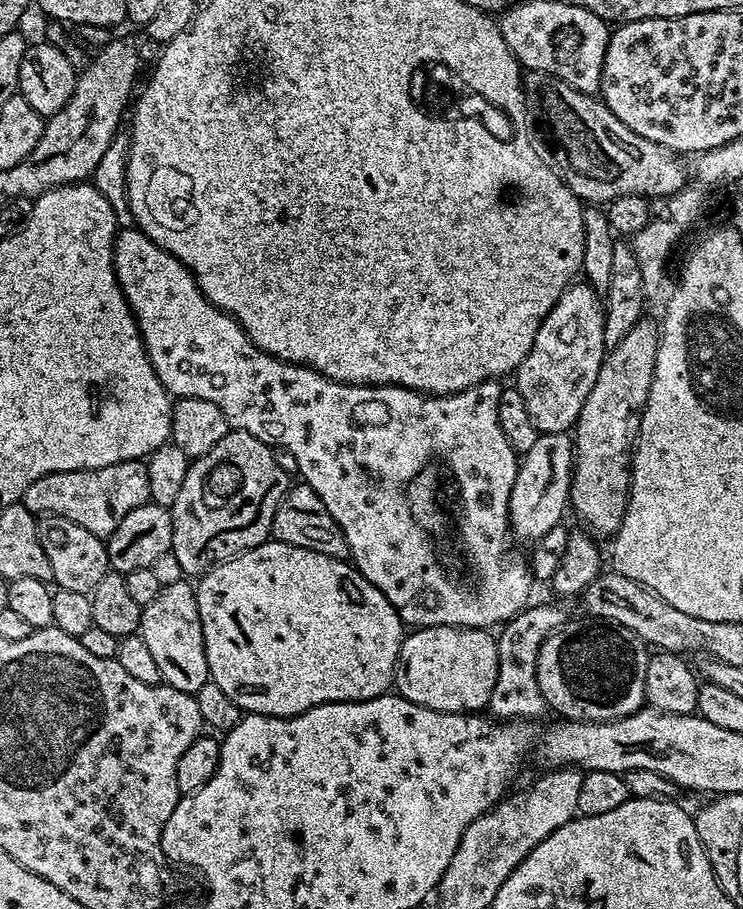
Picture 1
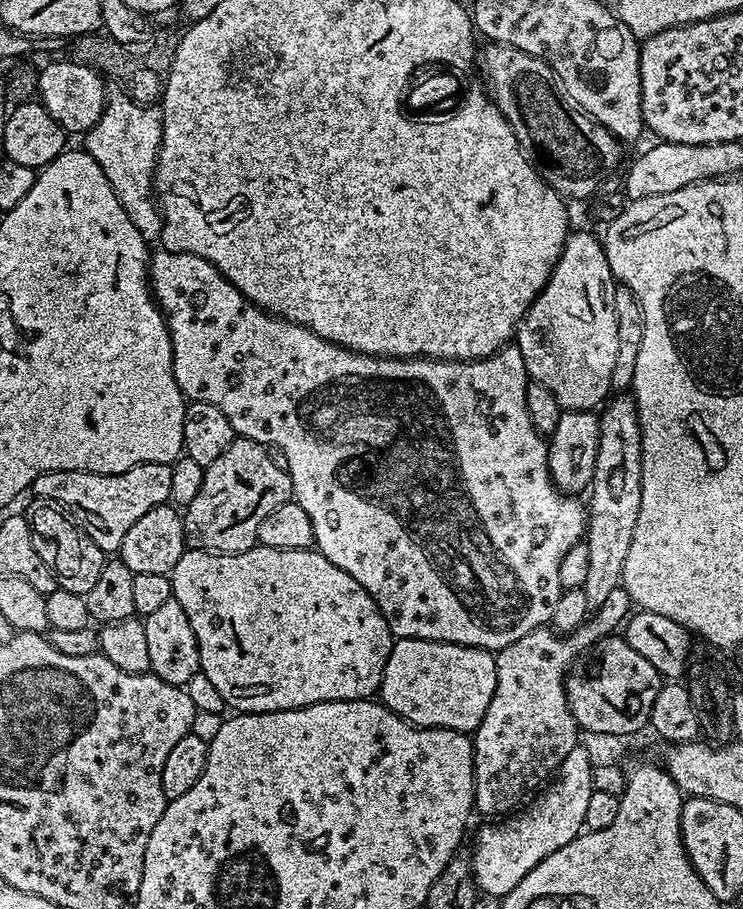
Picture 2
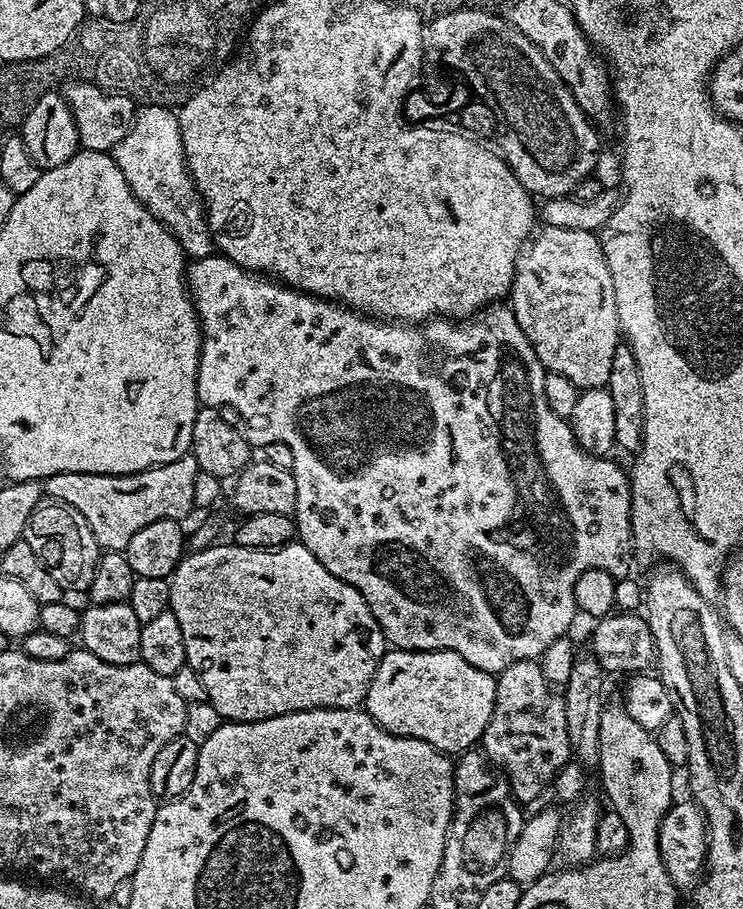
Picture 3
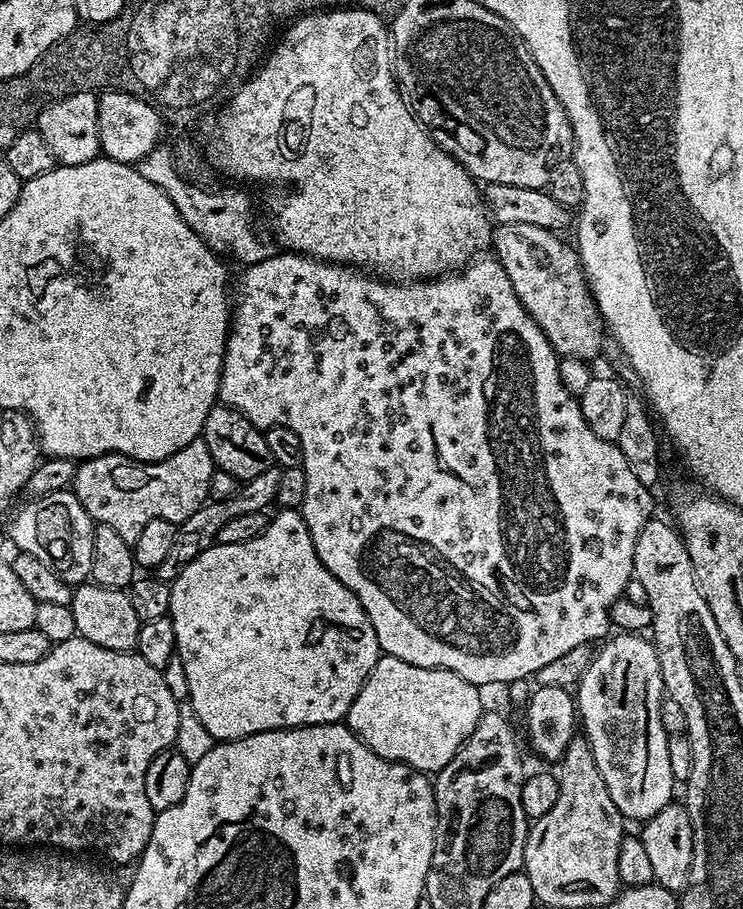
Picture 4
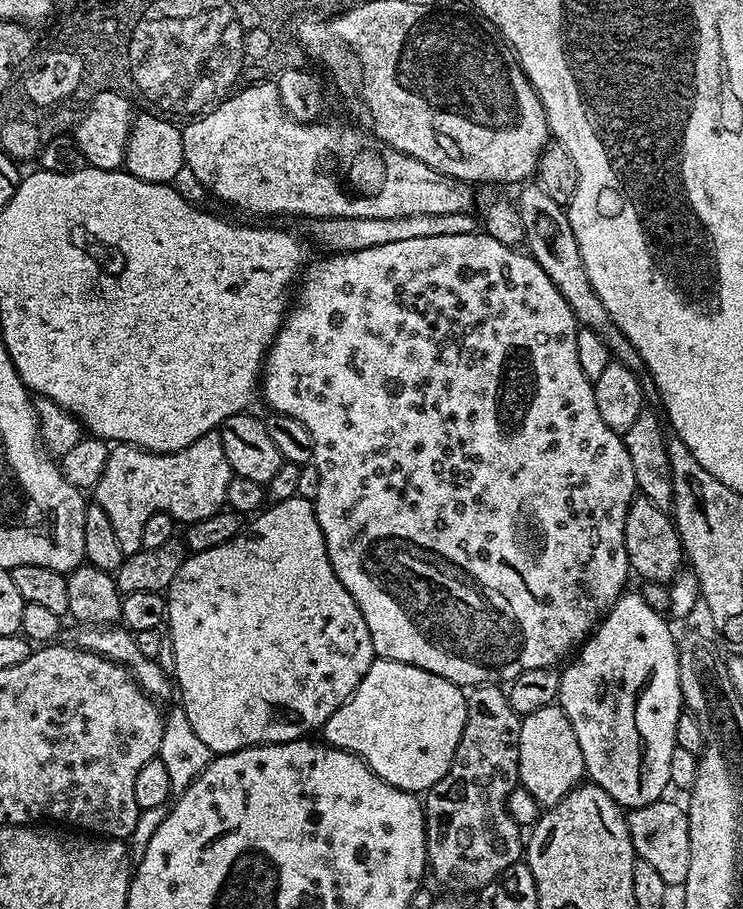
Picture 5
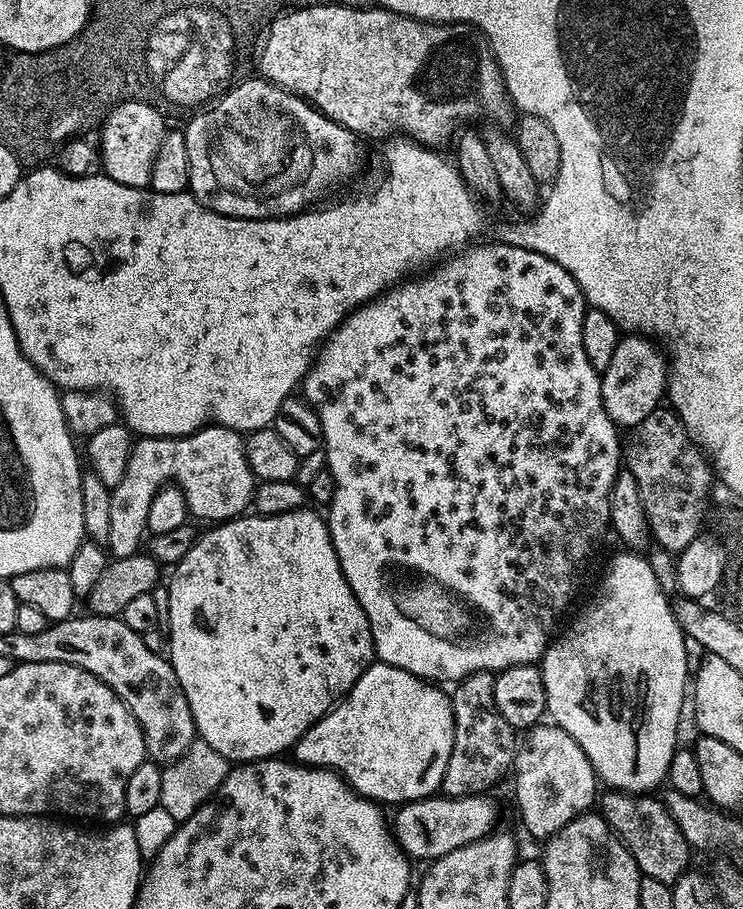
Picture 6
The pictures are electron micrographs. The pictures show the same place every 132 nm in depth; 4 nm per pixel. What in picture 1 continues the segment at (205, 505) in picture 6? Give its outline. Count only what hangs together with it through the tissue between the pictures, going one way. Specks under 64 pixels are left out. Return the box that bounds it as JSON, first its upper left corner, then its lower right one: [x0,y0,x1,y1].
[22,460,149,538]

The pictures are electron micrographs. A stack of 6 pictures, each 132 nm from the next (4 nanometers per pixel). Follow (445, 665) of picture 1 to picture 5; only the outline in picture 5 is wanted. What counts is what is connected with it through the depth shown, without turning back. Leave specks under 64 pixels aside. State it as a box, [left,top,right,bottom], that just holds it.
[323,658,467,794]

